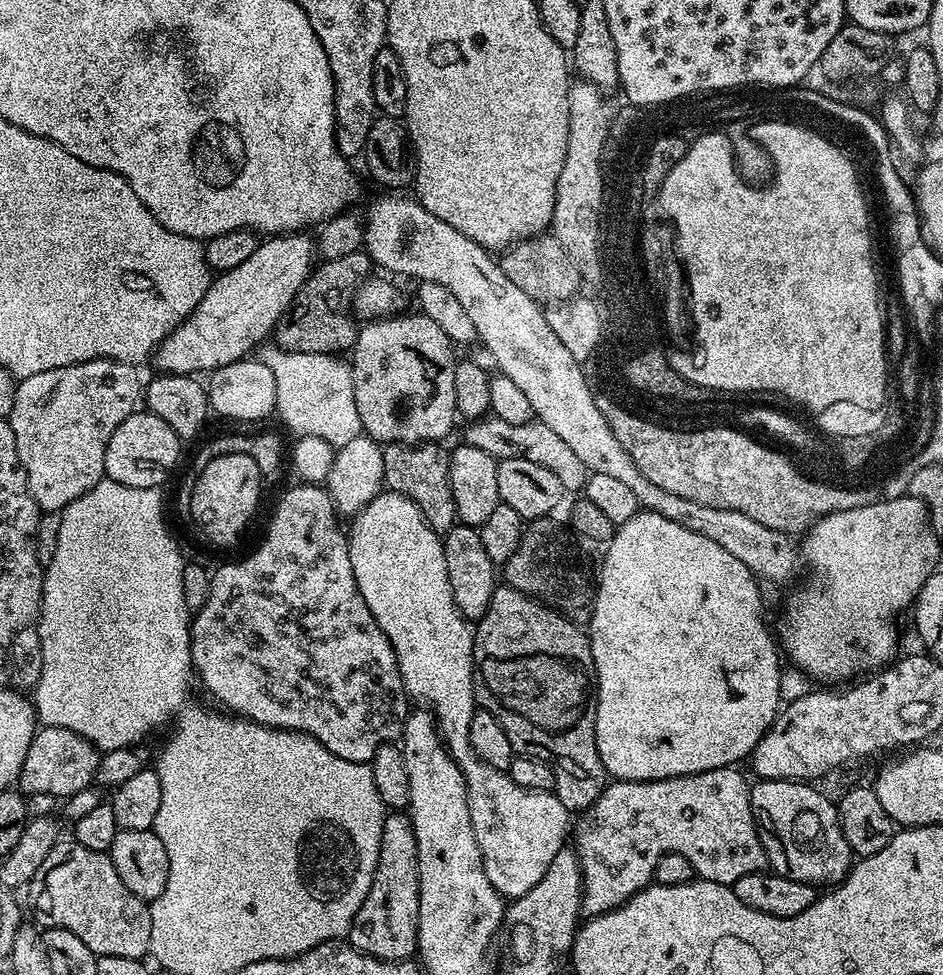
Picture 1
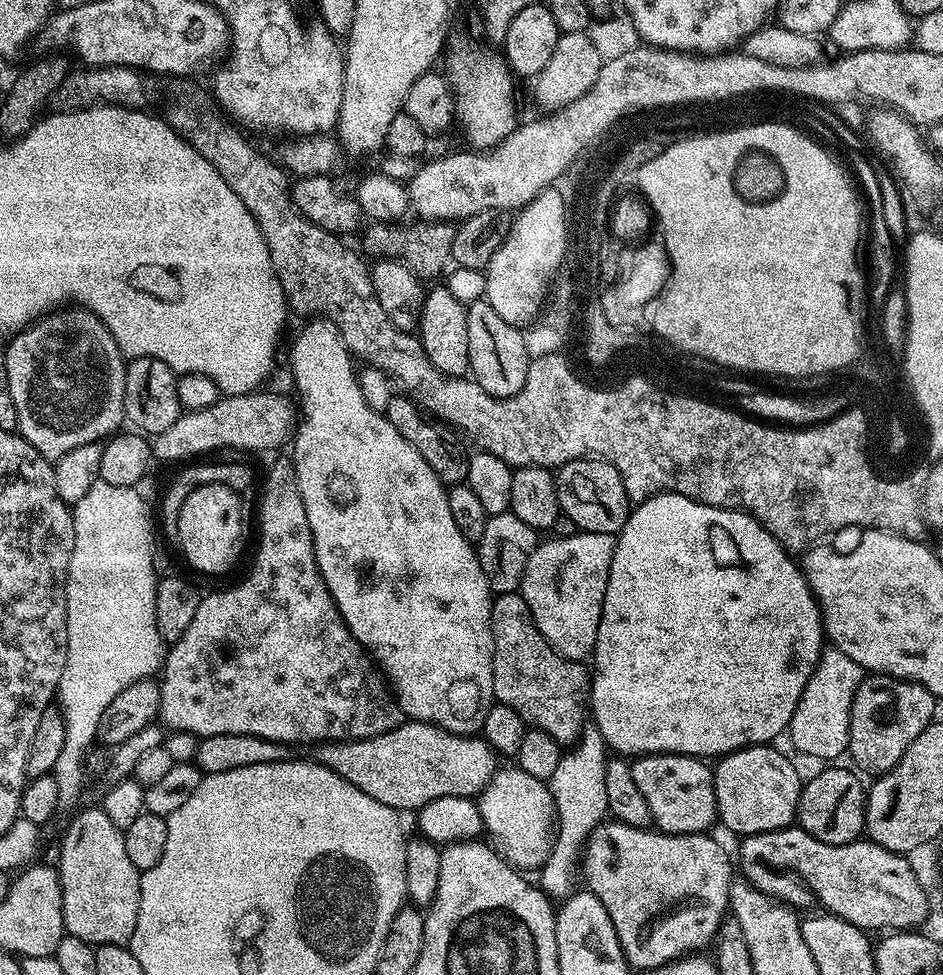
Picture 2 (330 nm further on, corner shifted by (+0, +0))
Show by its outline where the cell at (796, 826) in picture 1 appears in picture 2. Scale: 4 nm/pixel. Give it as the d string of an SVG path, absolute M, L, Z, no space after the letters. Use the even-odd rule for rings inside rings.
M751 744L715 761L712 785L719 823L724 823L730 831L737 832L737 837L743 838L786 828L795 821L802 775L776 746Z

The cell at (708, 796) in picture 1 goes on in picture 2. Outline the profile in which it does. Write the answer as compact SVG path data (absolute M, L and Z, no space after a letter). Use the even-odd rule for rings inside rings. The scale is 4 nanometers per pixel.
M658 752L650 756L638 756L631 761L634 783L639 793L649 804L651 823L661 832L675 836L694 836L709 831L708 827L717 823L716 799L712 785L712 768L703 759L694 756L675 756L672 752Z

